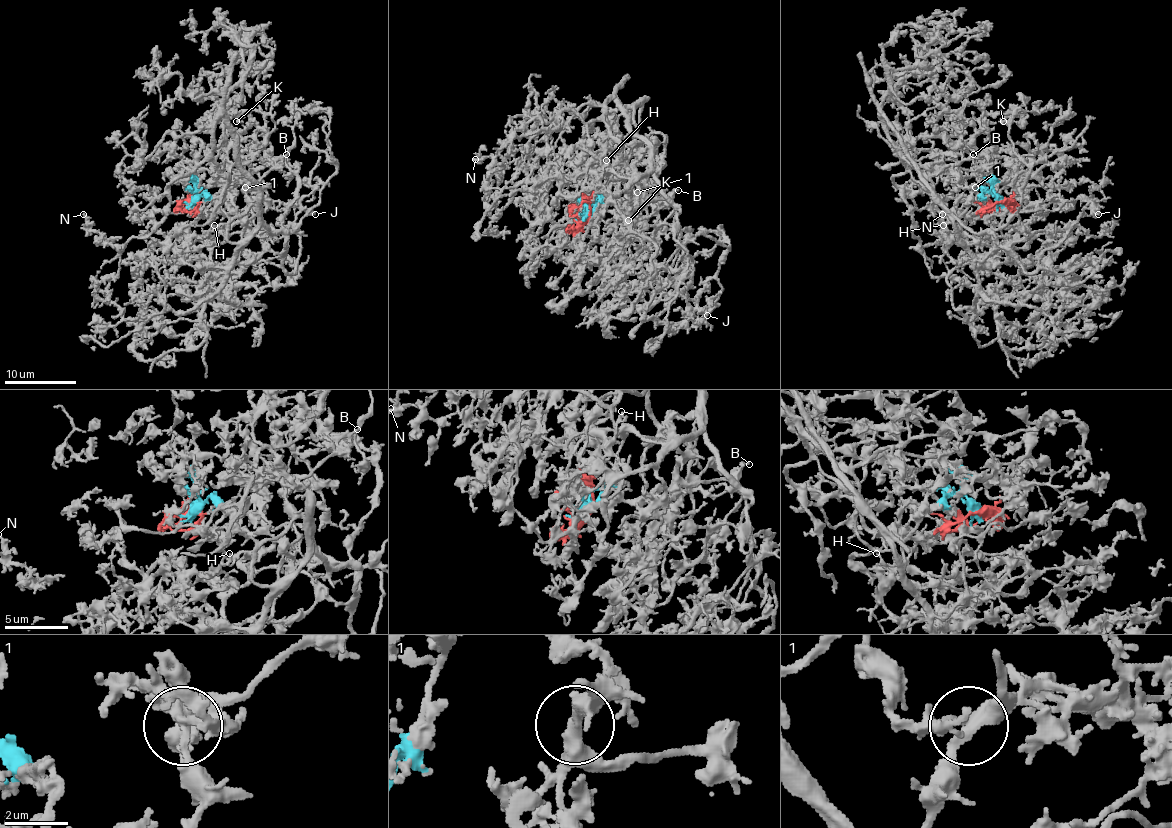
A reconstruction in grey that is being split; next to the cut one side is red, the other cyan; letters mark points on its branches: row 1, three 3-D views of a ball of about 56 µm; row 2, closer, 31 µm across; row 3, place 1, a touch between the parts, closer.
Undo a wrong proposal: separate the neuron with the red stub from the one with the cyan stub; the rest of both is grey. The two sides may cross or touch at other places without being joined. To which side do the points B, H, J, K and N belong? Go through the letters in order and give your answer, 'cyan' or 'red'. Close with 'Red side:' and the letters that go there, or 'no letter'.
B: cyan
H: red
J: cyan
K: red
N: red
Red side: H, K, N

